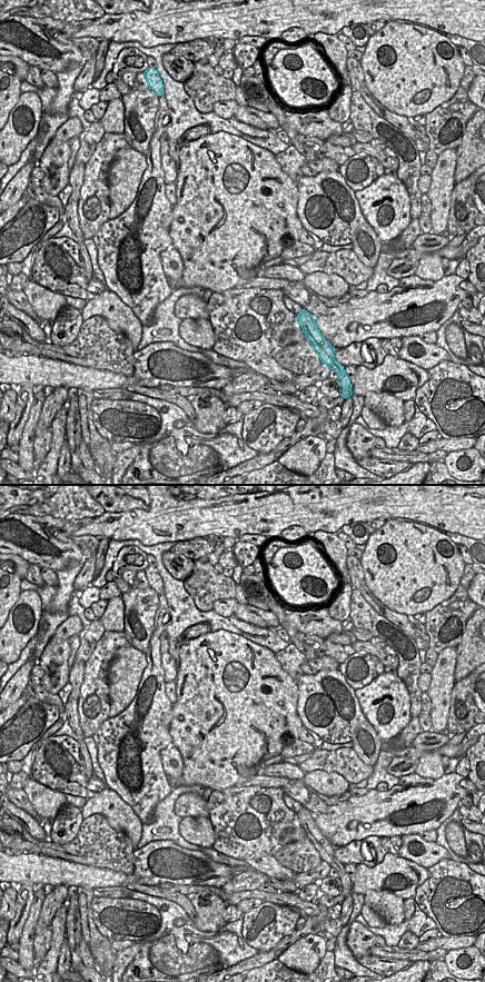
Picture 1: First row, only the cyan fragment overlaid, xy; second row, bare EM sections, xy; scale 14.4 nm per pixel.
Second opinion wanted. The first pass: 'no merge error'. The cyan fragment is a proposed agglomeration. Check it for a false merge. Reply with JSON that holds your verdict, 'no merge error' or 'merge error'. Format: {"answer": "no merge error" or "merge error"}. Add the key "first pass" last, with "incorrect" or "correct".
{"answer": "no merge error", "first pass": "correct"}

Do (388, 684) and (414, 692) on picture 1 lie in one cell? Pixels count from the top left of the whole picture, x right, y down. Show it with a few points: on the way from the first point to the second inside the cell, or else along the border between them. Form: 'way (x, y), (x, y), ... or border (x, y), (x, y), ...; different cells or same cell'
border (396, 674), (407, 691), (411, 715); different cells

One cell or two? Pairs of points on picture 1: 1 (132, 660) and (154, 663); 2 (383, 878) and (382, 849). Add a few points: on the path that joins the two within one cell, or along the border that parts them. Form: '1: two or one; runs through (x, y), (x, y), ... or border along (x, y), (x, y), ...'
1: two; border along (145, 653), (146, 667), (137, 686)
2: two; border along (397, 854), (387, 853), (380, 862), (376, 863)

